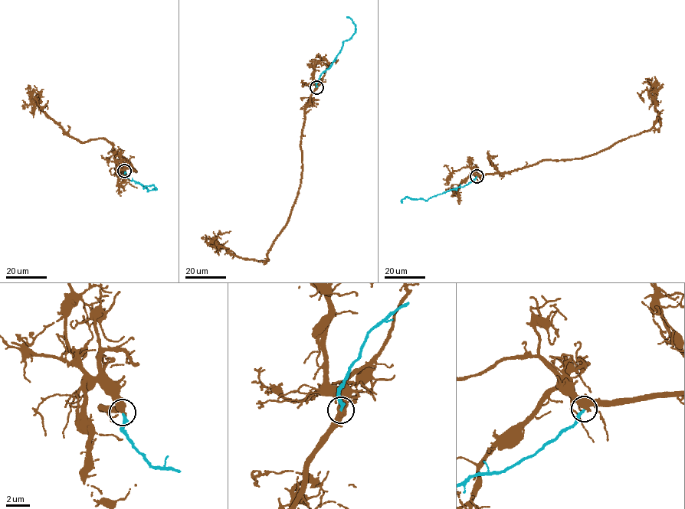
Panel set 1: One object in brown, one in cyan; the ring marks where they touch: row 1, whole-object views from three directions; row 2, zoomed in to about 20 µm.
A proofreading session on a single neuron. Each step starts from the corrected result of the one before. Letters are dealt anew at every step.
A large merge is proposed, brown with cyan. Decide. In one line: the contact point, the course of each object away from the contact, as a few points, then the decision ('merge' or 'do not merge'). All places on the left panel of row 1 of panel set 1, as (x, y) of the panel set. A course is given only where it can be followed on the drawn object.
at (124, 171); brown runs (124, 171), (119, 171), (126, 166), (137, 171), (111, 144), (70, 137), (34, 99), (40, 107), (48, 101); cyan runs (124, 171), (129, 180), (145, 187), (148, 190), (156, 189), (152, 185), (143, 188); merge

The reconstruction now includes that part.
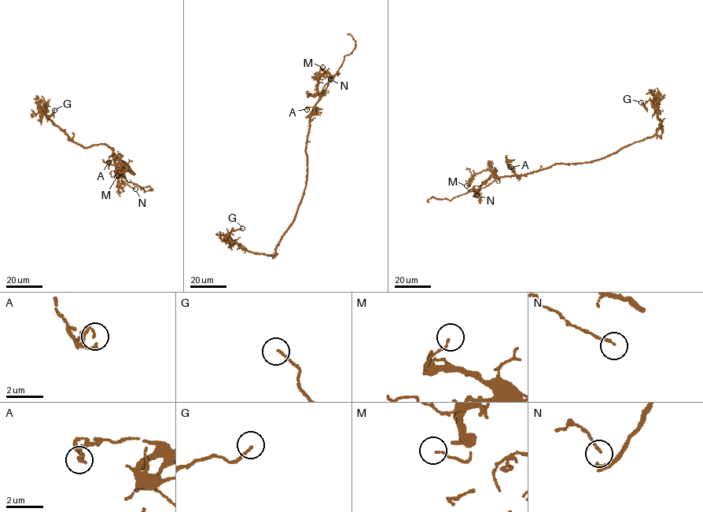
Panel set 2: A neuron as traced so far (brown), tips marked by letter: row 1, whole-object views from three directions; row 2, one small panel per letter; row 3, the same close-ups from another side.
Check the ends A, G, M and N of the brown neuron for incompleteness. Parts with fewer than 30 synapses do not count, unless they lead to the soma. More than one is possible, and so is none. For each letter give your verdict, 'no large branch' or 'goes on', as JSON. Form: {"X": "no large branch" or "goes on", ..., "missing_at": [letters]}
{"A": "no large branch", "G": "no large branch", "M": "no large branch", "N": "no large branch", "missing_at": []}

